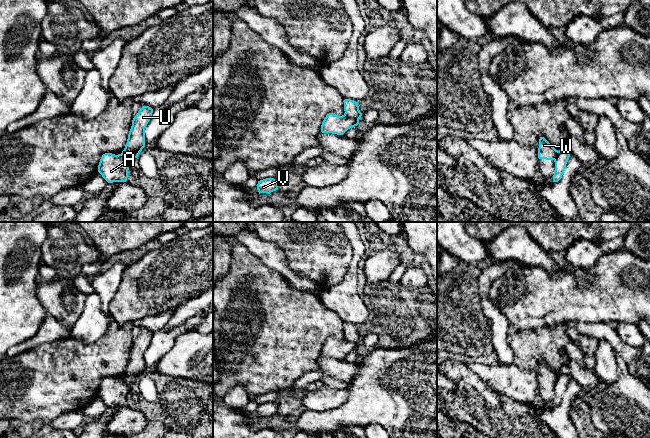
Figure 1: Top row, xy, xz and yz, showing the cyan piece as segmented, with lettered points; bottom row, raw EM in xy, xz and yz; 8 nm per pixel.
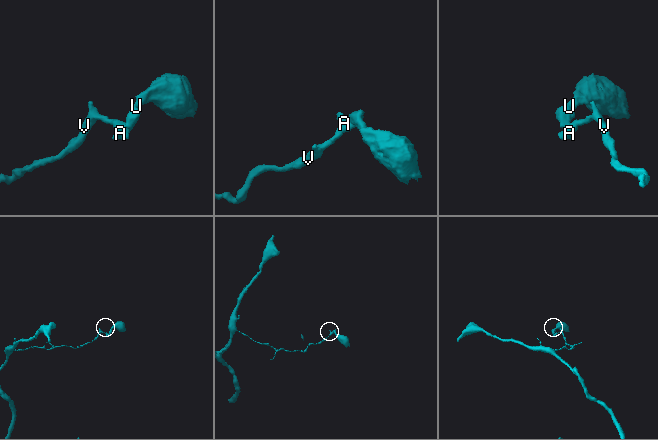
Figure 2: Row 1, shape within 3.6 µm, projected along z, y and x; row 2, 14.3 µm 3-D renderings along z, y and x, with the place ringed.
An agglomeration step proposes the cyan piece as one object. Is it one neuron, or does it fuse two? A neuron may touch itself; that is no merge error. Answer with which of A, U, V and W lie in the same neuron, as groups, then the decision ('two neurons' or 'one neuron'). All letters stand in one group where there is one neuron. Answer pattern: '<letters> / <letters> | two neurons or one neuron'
A V / U W | two neurons

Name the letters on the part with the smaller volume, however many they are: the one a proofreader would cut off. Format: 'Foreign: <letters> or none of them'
Foreign: U, W

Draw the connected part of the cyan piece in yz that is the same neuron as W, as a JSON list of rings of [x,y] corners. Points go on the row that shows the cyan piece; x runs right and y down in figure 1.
[[[544,137],[539,139],[538,158],[555,160],[558,150],[556,150]]]

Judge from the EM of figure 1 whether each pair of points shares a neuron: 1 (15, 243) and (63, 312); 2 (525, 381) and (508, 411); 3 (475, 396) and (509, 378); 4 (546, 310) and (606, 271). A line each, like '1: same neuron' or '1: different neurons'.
1: different neurons
2: different neurons
3: different neurons
4: same neuron

